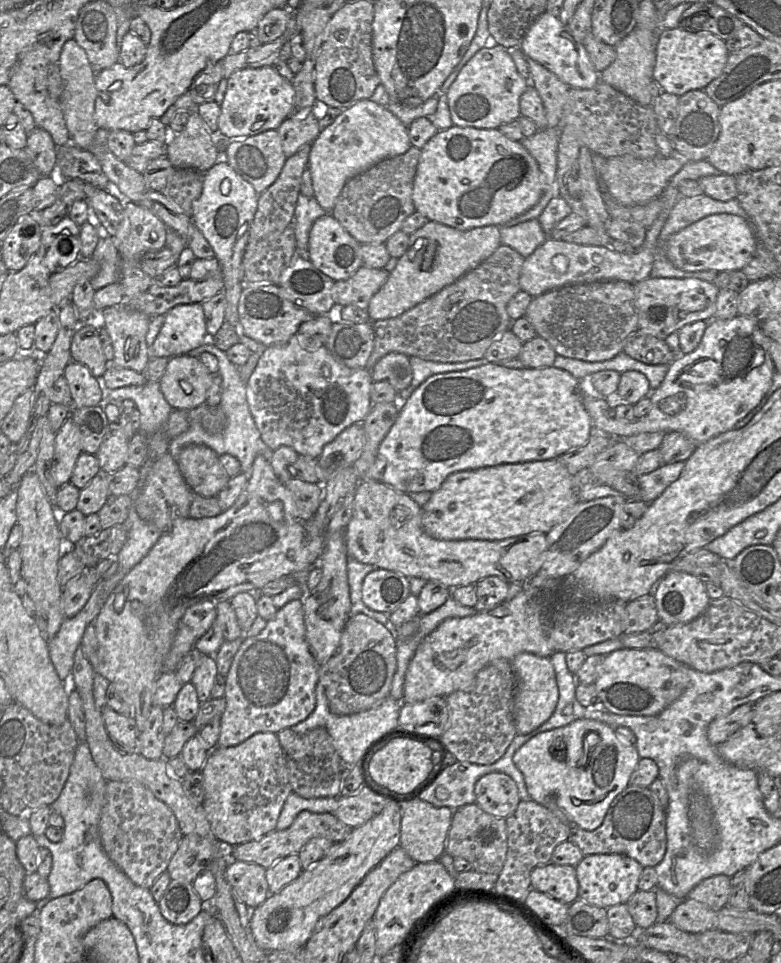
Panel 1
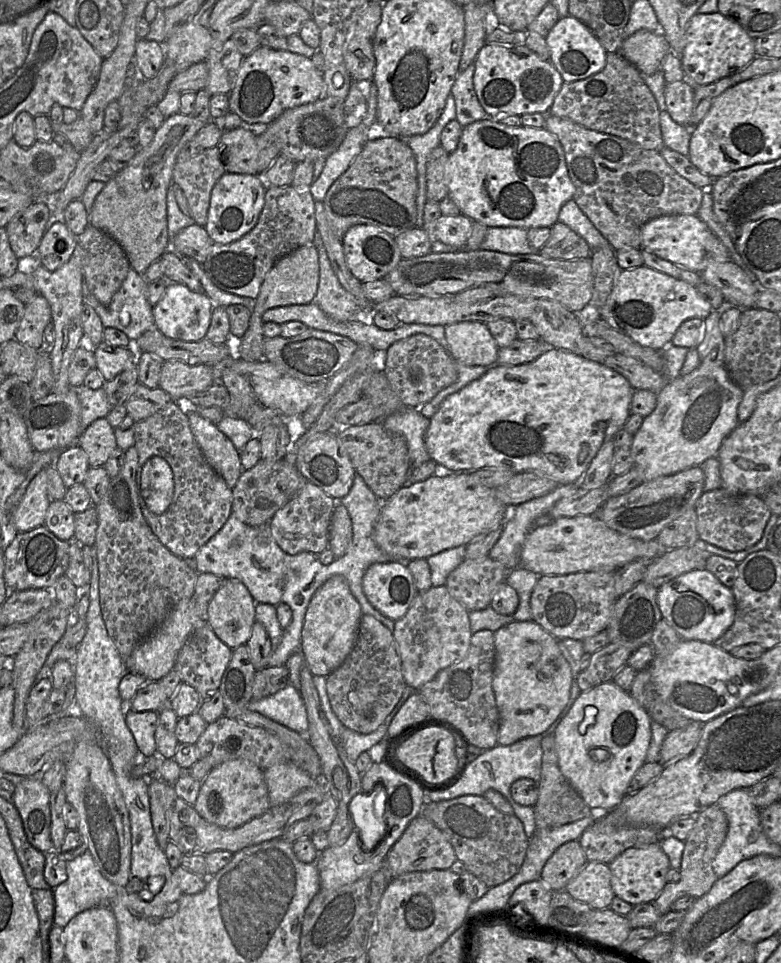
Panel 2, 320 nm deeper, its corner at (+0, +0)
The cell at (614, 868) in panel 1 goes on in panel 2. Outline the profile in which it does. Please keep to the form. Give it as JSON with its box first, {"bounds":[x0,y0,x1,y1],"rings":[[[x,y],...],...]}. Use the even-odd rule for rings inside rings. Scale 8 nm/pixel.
{"bounds":[608,843,670,906],"rings":[[[659,843],[626,849],[608,866],[614,895],[632,906],[652,903],[664,888],[666,884],[665,875],[670,869],[669,859]]]}

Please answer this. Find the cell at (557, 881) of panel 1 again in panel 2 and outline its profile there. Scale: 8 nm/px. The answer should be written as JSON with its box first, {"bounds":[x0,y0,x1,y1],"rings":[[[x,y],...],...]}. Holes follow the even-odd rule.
{"bounds":[564,861,615,910],"rings":[[[588,861],[564,890],[575,900],[587,904],[593,910],[603,910],[610,908],[615,897],[610,878],[608,864]]]}

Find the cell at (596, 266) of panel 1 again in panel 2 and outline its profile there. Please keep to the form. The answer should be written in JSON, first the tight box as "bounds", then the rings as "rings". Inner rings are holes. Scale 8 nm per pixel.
{"bounds":[640,214,713,274],"rings":[[[696,214],[662,215],[647,221],[642,226],[640,233],[641,249],[647,250],[680,267],[701,274],[707,255],[705,242],[710,233],[713,232]]]}

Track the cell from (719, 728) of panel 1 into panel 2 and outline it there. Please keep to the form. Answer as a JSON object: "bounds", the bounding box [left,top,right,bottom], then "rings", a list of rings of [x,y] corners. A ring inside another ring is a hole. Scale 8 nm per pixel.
{"bounds":[659,721,704,765],"rings":[[[692,721],[687,726],[668,731],[661,749],[659,763],[665,765],[675,763],[684,756],[688,756],[696,747],[704,723]]]}

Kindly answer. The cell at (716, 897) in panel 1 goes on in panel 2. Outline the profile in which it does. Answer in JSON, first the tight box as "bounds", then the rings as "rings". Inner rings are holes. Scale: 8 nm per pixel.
{"bounds":[652,803,727,914],"rings":[[[717,803],[711,804],[696,815],[694,826],[684,841],[680,865],[680,880],[678,882],[666,883],[662,891],[652,902],[660,914],[669,912],[672,904],[681,897],[691,896],[697,899],[711,889],[718,879],[713,871],[712,861],[723,844],[727,831],[727,817]]]}

